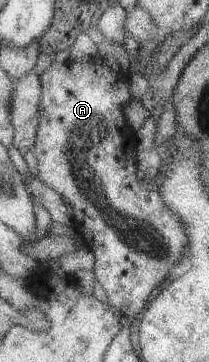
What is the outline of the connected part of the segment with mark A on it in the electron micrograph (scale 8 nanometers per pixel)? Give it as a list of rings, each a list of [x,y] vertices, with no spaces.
[[[92,58],[86,62],[66,62],[63,64],[52,62],[47,70],[44,70],[39,75],[39,82],[41,85],[40,102],[38,102],[38,125],[35,133],[35,142],[33,145],[33,155],[36,157],[38,164],[38,180],[45,186],[48,186],[53,192],[56,192],[70,210],[72,210],[73,223],[79,240],[92,251],[94,255],[94,266],[91,272],[94,274],[95,280],[100,284],[108,299],[107,304],[116,308],[122,316],[128,317],[129,320],[139,313],[142,313],[147,307],[148,296],[150,292],[165,280],[166,272],[177,266],[183,261],[184,248],[186,248],[186,234],[184,234],[184,226],[178,222],[178,218],[168,210],[168,206],[164,206],[160,194],[158,194],[159,180],[155,179],[151,183],[146,184],[136,176],[138,143],[135,134],[128,126],[127,121],[122,112],[122,104],[126,100],[130,100],[130,92],[128,92],[128,82],[126,76],[118,72],[112,72],[100,58]]]

